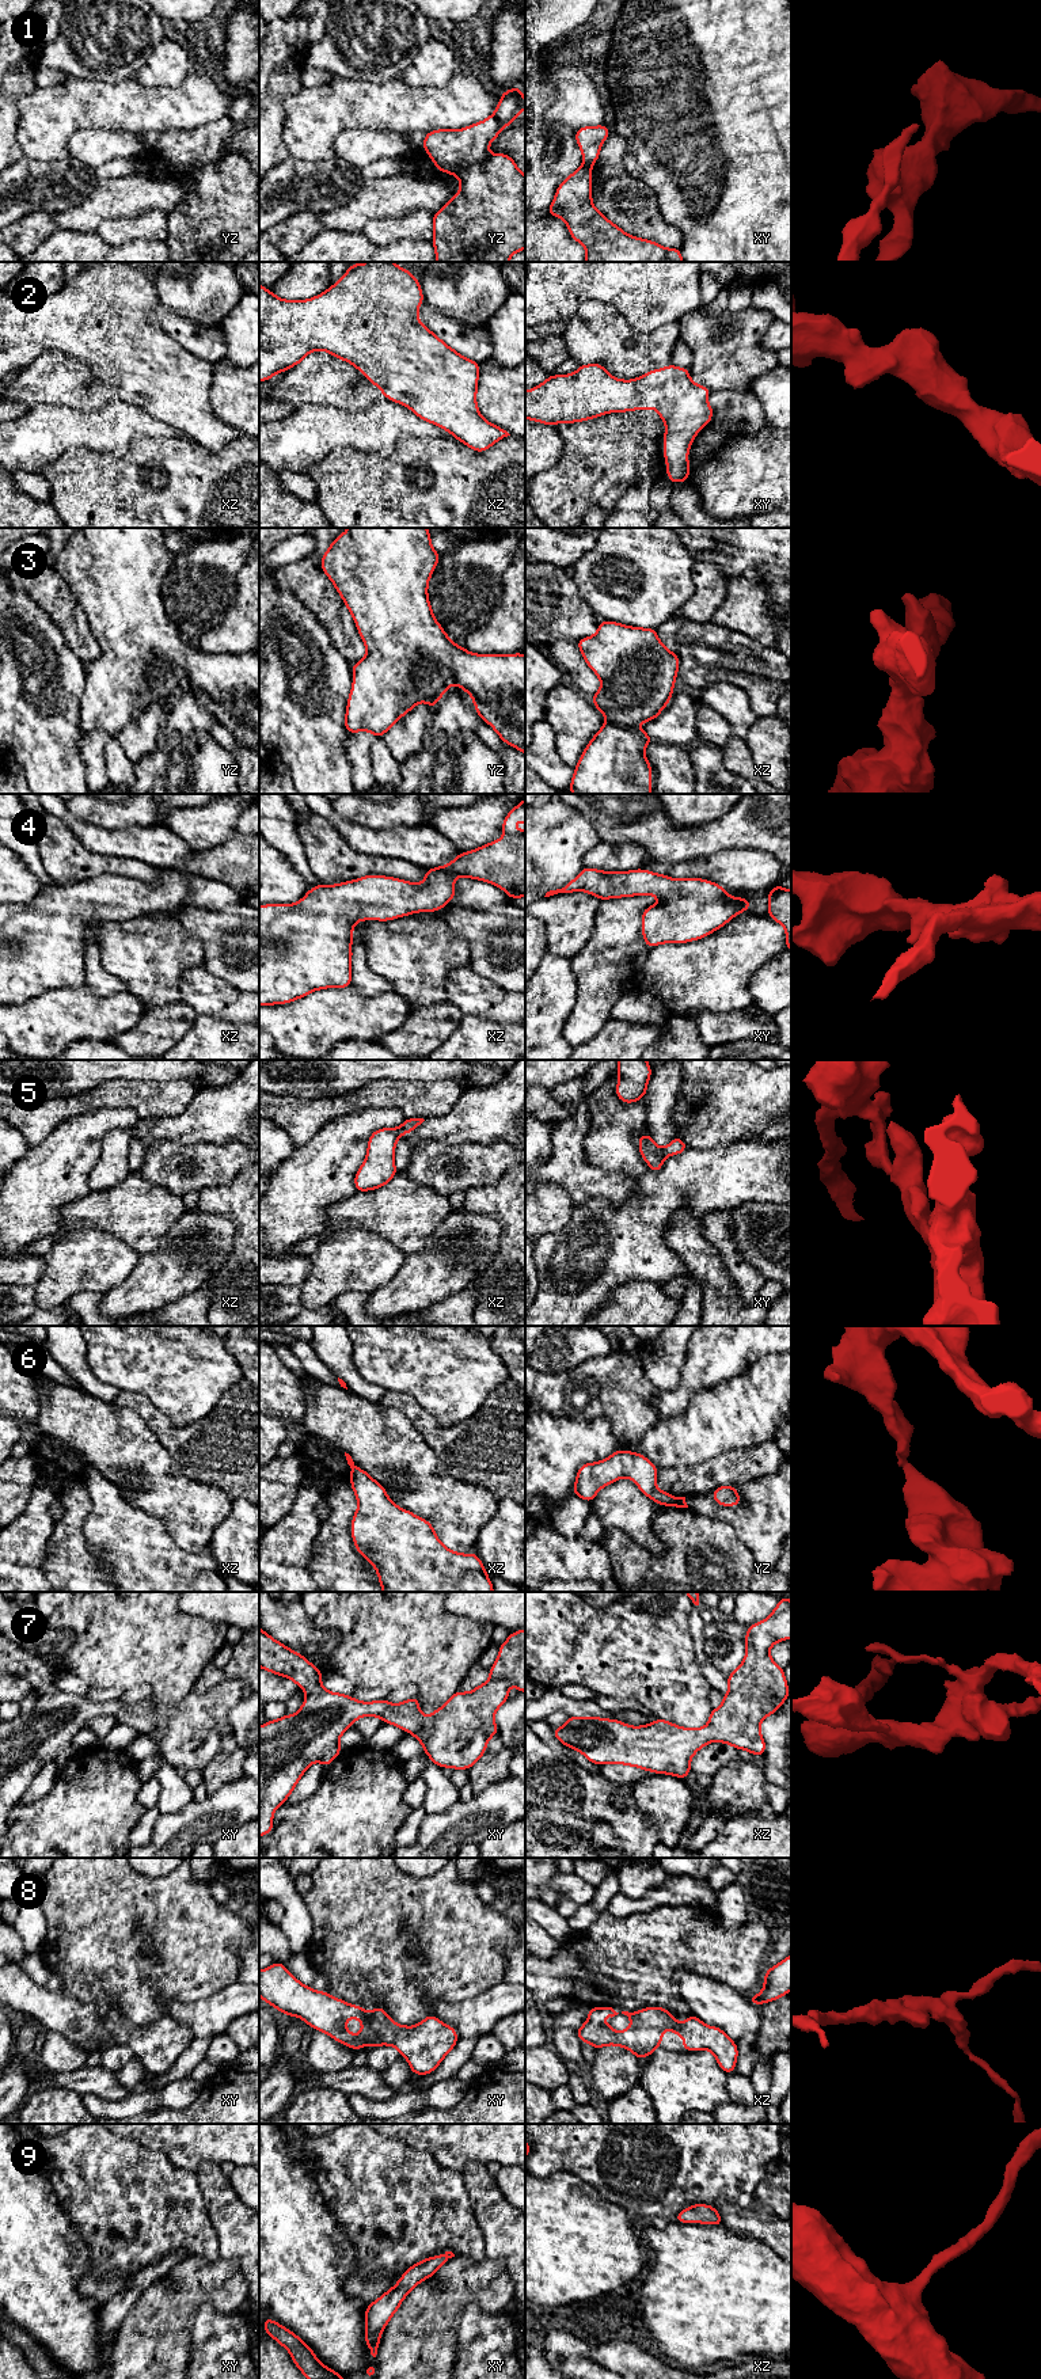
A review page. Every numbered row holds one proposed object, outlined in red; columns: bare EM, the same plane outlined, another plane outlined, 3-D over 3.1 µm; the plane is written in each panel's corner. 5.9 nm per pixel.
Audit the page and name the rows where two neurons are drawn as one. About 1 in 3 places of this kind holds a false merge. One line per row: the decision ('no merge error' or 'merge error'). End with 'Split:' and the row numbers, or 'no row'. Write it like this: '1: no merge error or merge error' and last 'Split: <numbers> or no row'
1: merge error
2: no merge error
3: no merge error
4: no merge error
5: merge error
6: merge error
7: no merge error
8: no merge error
9: no merge error
Split: 1, 5, 6

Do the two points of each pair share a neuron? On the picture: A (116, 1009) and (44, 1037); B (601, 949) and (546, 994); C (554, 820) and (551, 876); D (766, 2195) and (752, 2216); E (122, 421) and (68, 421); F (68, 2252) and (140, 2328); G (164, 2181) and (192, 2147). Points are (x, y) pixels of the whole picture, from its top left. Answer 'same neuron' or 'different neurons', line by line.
A: same neuron
B: different neurons
C: same neuron
D: different neurons
E: same neuron
F: different neurons
G: different neurons

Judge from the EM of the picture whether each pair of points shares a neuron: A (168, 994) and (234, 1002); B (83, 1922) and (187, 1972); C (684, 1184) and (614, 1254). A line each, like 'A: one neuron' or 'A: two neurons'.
A: two neurons
B: one neuron
C: one neuron

